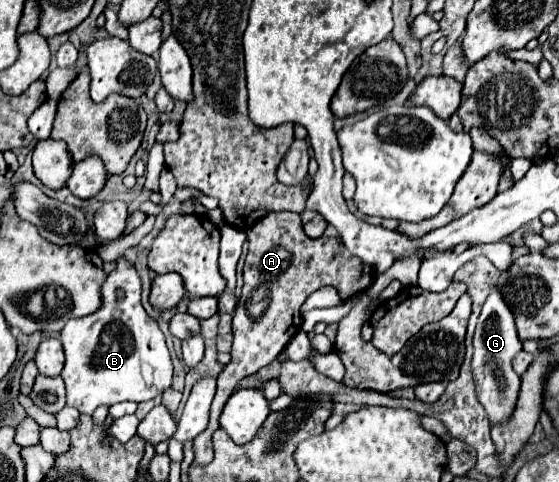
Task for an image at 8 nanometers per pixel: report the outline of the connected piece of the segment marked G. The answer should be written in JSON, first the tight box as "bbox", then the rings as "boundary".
{"bbox":[472,289,522,425],"boundary":[[[494,289],[488,295],[486,303],[482,305],[482,313],[478,317],[478,325],[476,325],[476,333],[474,333],[474,359],[472,359],[472,375],[474,375],[474,383],[476,383],[476,395],[490,417],[490,425],[506,423],[514,411],[514,403],[516,403],[518,391],[520,391],[520,377],[512,369],[512,357],[518,351],[522,351],[522,343],[516,333],[514,315],[512,315],[510,307],[506,305],[504,297],[500,295],[500,291]]]}

